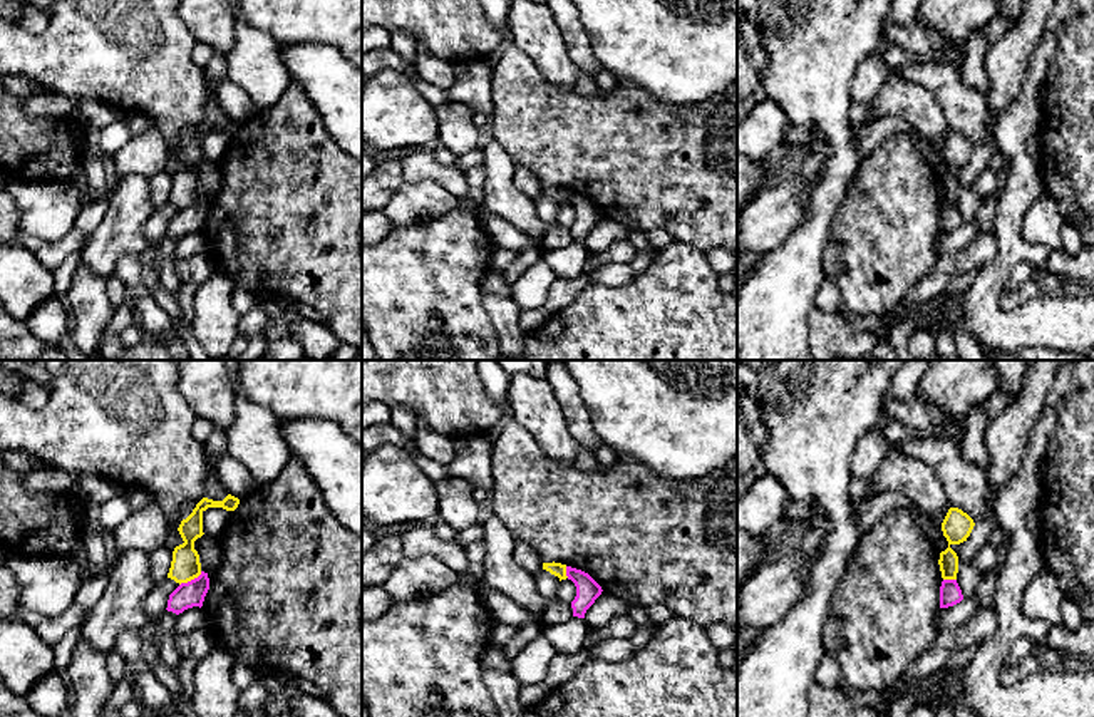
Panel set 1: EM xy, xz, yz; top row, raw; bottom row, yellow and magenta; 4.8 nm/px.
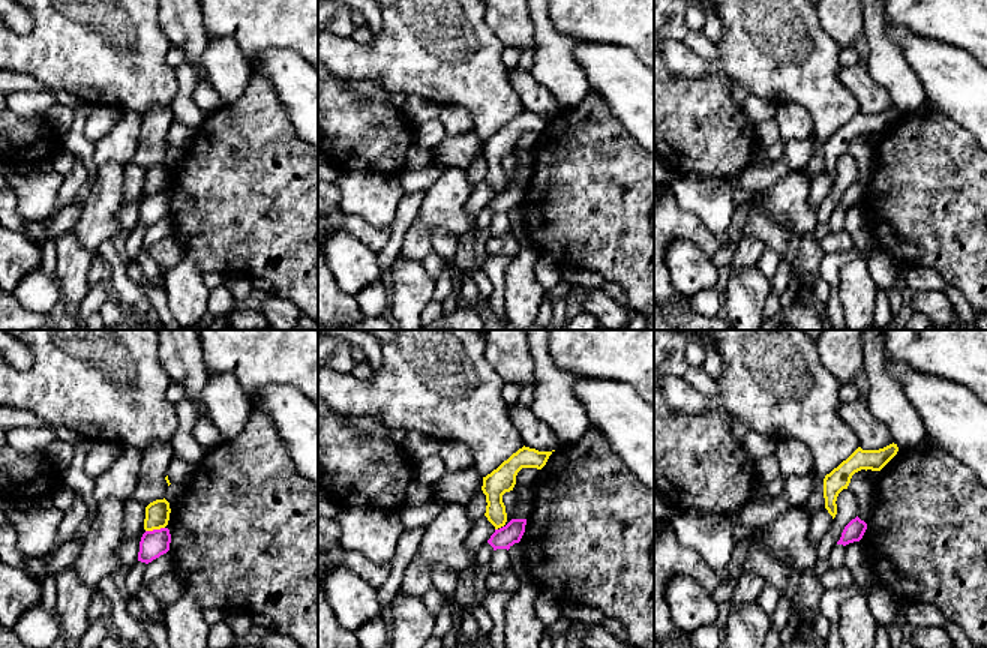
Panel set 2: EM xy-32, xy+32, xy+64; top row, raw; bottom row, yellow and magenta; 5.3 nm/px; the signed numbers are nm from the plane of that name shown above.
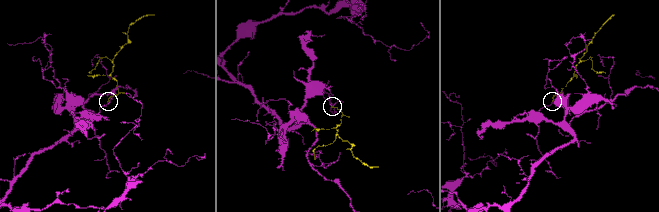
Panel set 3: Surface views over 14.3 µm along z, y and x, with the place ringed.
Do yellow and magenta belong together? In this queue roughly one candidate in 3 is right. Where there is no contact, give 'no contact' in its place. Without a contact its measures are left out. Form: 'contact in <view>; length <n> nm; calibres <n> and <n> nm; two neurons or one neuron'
contact in xy; length 130 nm; calibres 140 and 120 nm; two neurons

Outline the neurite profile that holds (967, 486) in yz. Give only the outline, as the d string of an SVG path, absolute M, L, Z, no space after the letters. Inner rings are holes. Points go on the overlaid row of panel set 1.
M965 436L906 439L890 449L926 462L942 482L952 508L967 513L975 526L960 544L950 544L958 556L957 583L963 598L977 595L982 573L973 558L999 529L993 514L993 487L982 467L967 461L962 452Z

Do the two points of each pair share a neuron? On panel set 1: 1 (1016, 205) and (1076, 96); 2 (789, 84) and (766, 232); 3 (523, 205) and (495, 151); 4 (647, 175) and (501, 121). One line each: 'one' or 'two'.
1: two
2: two
3: one
4: one

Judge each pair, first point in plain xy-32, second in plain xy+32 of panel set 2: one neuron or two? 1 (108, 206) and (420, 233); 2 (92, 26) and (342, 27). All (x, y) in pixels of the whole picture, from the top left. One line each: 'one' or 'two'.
1: one
2: two

